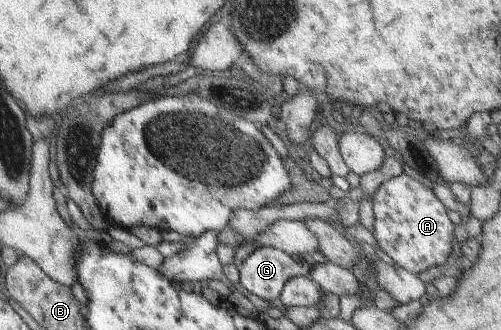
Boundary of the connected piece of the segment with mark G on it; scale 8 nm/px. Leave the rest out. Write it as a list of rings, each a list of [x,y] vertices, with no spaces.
[[[262,246],[244,259],[239,282],[246,291],[271,300],[279,297],[287,281],[308,276],[310,270],[310,263],[304,257],[295,258],[281,249]]]

